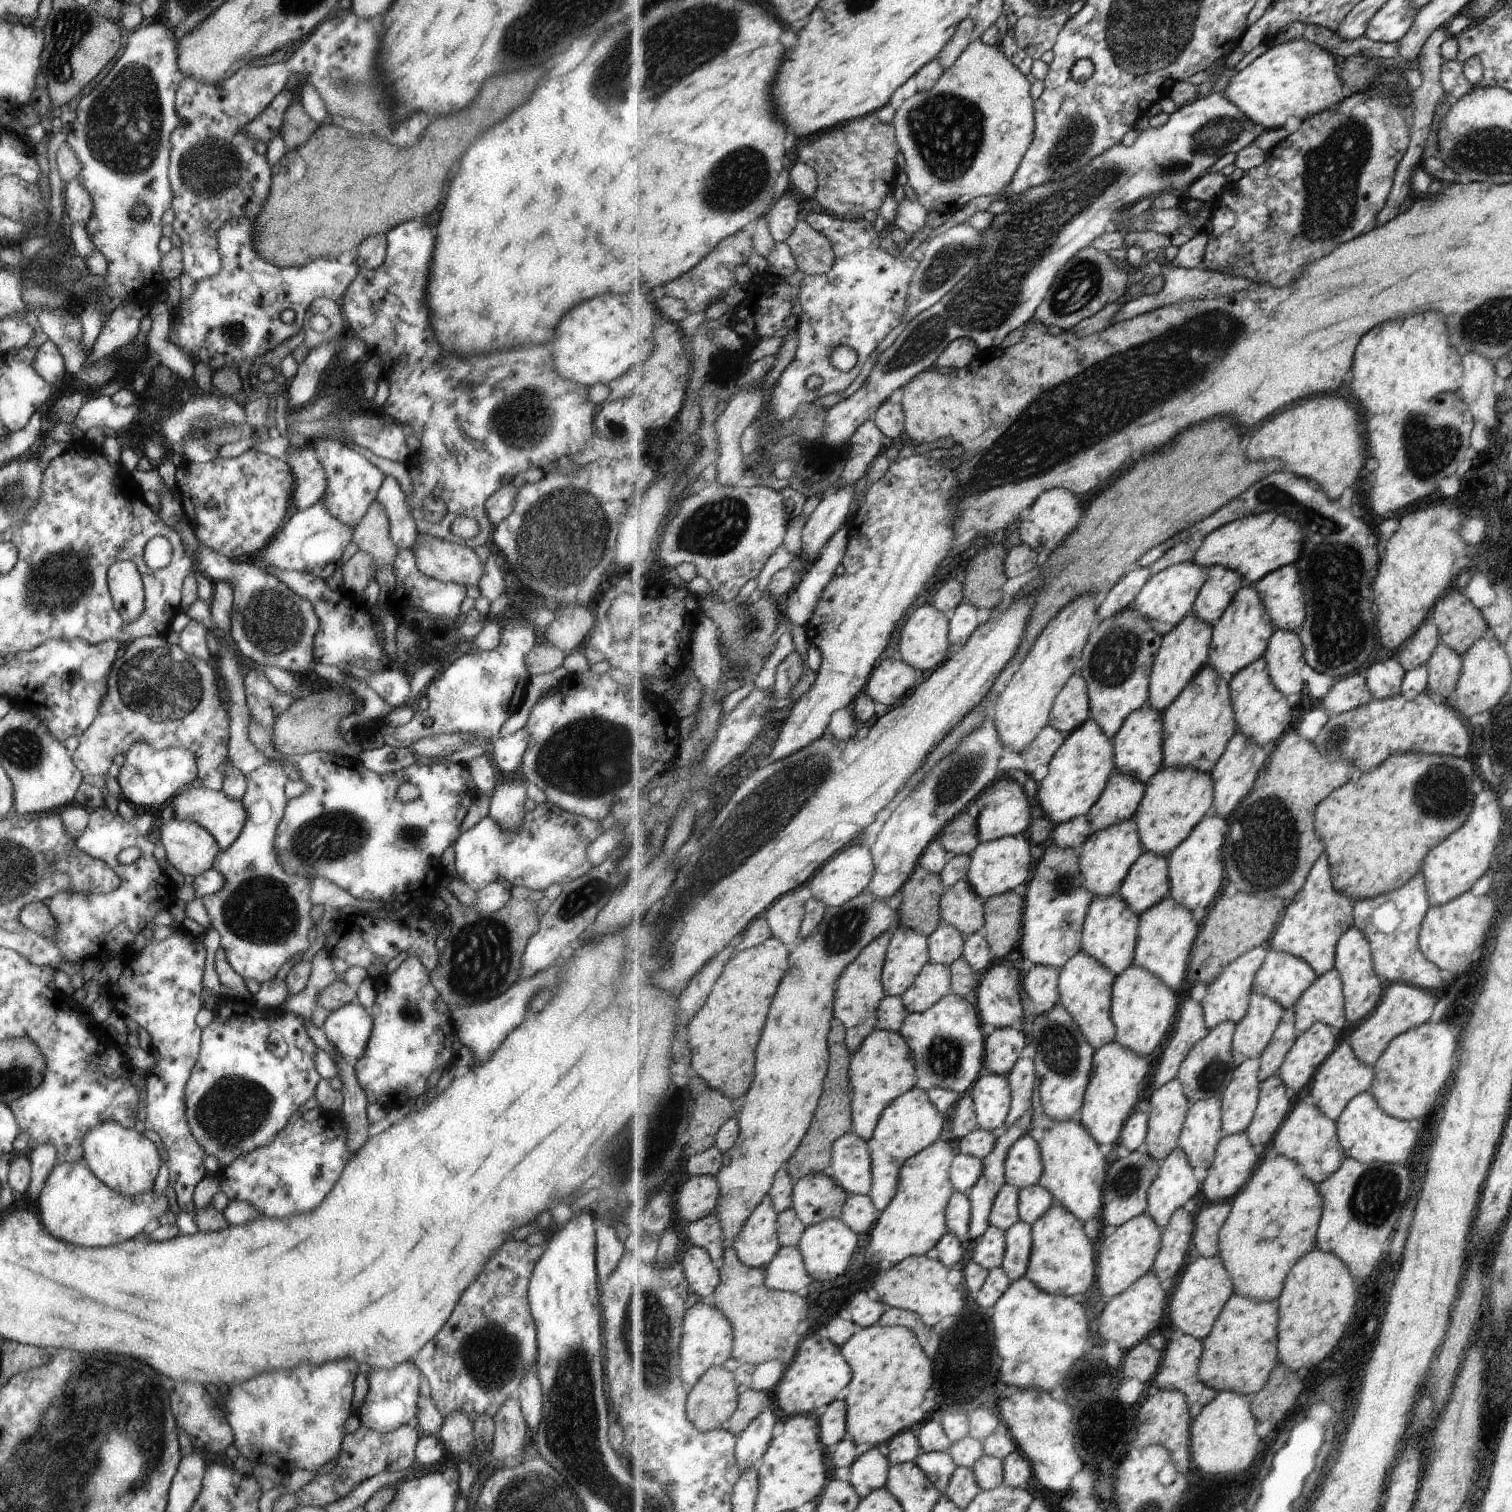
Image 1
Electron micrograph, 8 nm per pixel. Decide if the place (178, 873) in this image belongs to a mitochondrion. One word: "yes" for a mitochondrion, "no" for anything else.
no

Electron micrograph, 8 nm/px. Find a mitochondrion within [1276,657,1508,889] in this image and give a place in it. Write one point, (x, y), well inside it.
(1440, 794)

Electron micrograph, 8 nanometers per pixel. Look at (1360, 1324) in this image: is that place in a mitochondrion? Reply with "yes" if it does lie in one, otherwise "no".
no

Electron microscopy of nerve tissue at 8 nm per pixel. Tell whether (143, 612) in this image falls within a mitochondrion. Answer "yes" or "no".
no

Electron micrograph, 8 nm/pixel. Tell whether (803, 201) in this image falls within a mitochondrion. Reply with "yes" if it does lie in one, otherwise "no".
no

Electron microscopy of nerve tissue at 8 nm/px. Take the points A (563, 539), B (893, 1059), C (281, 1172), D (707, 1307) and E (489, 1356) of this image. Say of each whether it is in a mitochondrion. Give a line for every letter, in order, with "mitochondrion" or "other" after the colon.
A: mitochondrion
B: other
C: other
D: other
E: mitochondrion

